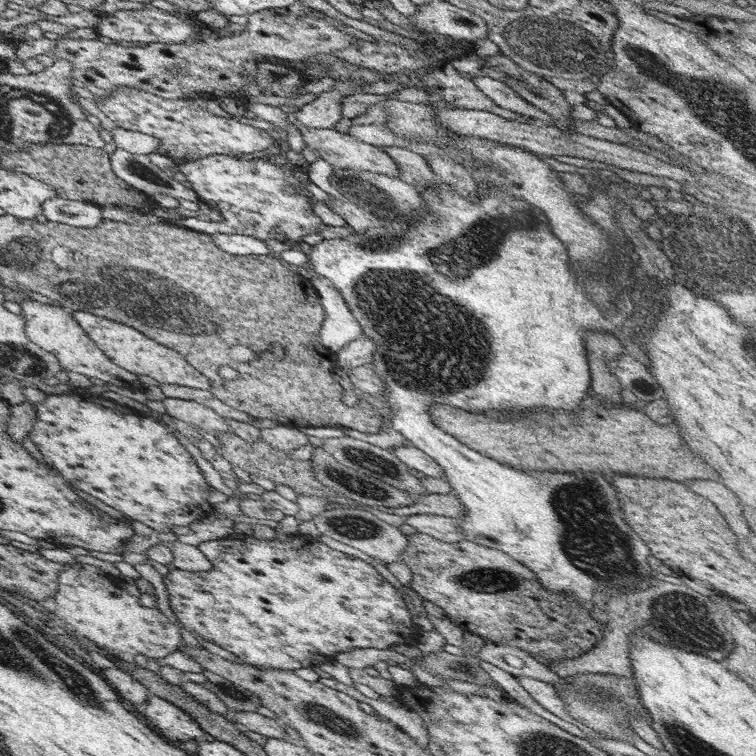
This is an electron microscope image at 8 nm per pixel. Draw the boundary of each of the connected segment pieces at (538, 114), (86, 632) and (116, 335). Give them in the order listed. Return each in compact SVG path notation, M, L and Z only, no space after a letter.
M481 75L472 77L471 81L486 94L490 100L493 100L496 105L500 106L500 108L512 110L512 112L522 114L522 116L536 118L536 120L540 120L543 124L554 125L554 121L552 121L552 117L550 117L548 113L534 106L534 104L527 102L525 98L522 98L517 92L514 92L510 86L506 86L504 82Z
M81 562L76 563L66 563L64 564L64 570L60 570L59 572L59 584L58 590L56 590L56 594L54 594L54 598L57 602L56 604L56 616L61 618L66 622L66 625L70 627L73 632L75 632L76 636L82 636L82 638L88 638L90 642L93 642L98 648L102 648L108 651L111 654L116 654L116 656L127 657L131 659L132 656L136 656L137 654L142 654L146 658L162 658L168 656L168 654L178 650L178 646L181 643L180 629L175 626L168 618L164 615L164 613L160 612L160 610L153 608L148 608L142 606L139 602L139 598L130 594L126 589L121 585L115 584L115 579L109 577L104 574L100 568L95 567L93 565L84 564Z
M71 312L74 321L86 332L86 335L104 352L108 359L118 367L134 375L148 376L158 383L177 384L190 388L209 390L210 380L197 369L194 369L176 352L147 338L134 328L98 317L88 312Z

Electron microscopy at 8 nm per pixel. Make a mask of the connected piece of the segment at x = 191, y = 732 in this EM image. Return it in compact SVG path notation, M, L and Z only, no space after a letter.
M153 694L143 705L146 718L170 740L186 742L204 734L198 723L181 708Z

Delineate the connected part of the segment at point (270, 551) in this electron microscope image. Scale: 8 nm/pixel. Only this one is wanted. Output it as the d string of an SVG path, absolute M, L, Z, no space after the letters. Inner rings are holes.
M244 530L239 532L237 538L209 540L198 544L198 549L206 555L208 561L212 563L212 568L208 572L192 572L190 570L180 570L175 568L169 570L170 574L164 577L165 587L168 592L170 608L186 630L196 633L210 643L217 644L238 656L244 663L266 667L268 669L280 669L283 671L294 671L296 668L311 666L310 658L312 654L322 654L322 656L332 656L340 652L346 652L354 648L377 648L378 650L388 649L388 646L395 644L408 644L415 641L420 628L412 620L412 614L404 601L401 593L394 588L383 576L372 566L372 564L358 558L334 550L322 542L312 539L306 534L290 536L288 541L265 540L247 534Z

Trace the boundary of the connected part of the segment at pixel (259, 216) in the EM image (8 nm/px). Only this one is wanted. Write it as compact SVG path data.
M210 155L204 158L194 160L194 162L182 163L179 171L186 176L193 189L202 202L220 211L222 221L204 221L198 217L186 217L178 219L173 223L180 226L197 231L200 233L212 234L239 234L254 237L260 240L276 240L286 242L298 242L302 240L302 236L306 236L312 232L319 233L319 228L324 225L322 219L312 210L312 202L310 197L300 195L295 186L306 188L300 178L295 177L293 171L295 168L288 167L287 164L280 166L273 164L264 158L256 158L253 160L240 159L236 156L228 155Z

